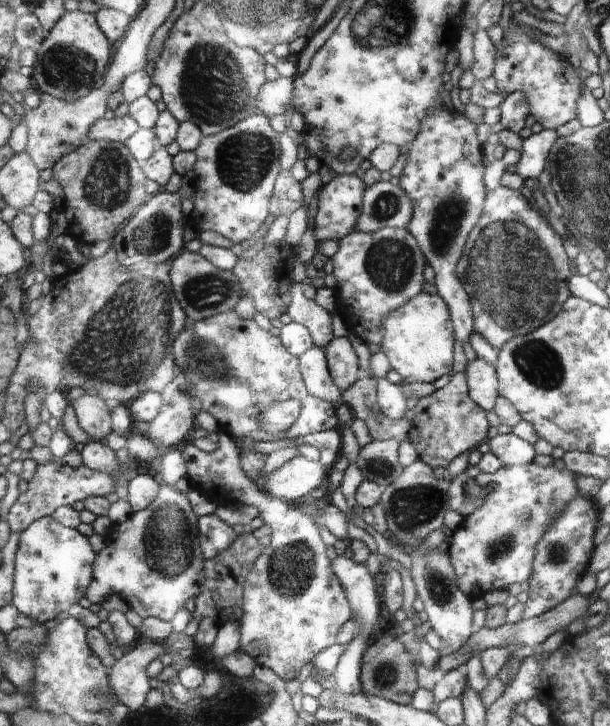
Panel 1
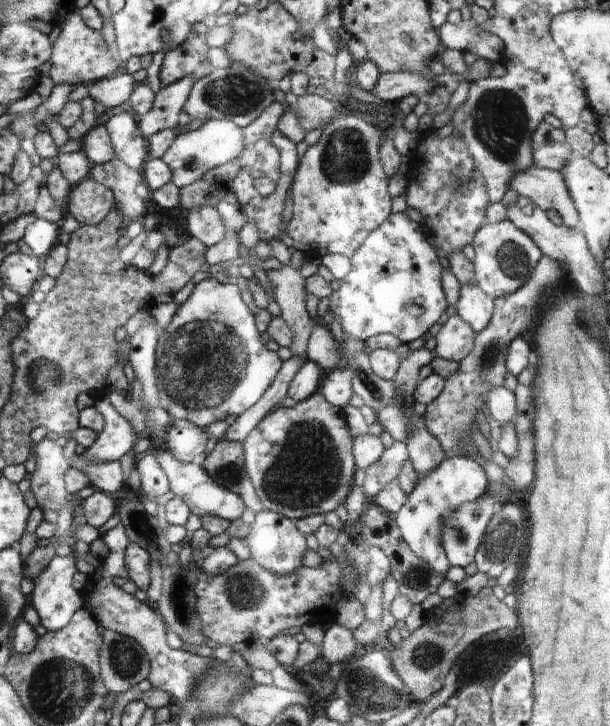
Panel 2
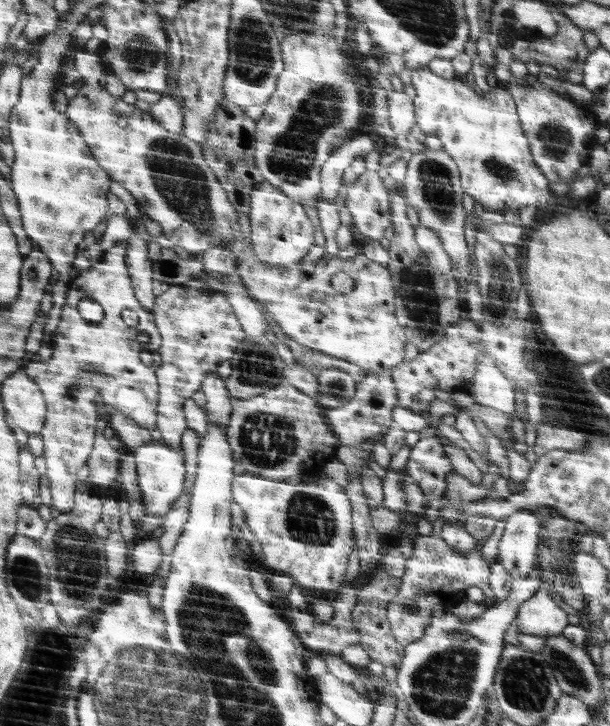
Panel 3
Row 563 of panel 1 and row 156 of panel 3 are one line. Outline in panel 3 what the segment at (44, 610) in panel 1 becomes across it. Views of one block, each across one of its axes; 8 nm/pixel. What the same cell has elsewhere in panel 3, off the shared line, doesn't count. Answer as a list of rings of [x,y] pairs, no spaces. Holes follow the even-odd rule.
[[[60,25],[55,31],[42,38],[42,51],[39,63],[30,75],[23,80],[22,99],[16,105],[11,115],[11,134],[17,153],[17,161],[13,169],[13,188],[20,199],[25,229],[36,245],[47,252],[55,272],[59,278],[70,280],[70,270],[74,268],[74,260],[78,256],[78,245],[84,242],[84,236],[94,230],[104,218],[109,217],[110,175],[102,168],[98,157],[93,154],[93,148],[88,145],[85,134],[69,118],[67,112],[58,112],[54,106],[56,92],[65,87],[69,77],[65,70],[68,58],[74,54],[78,46],[77,31],[62,29]]]

